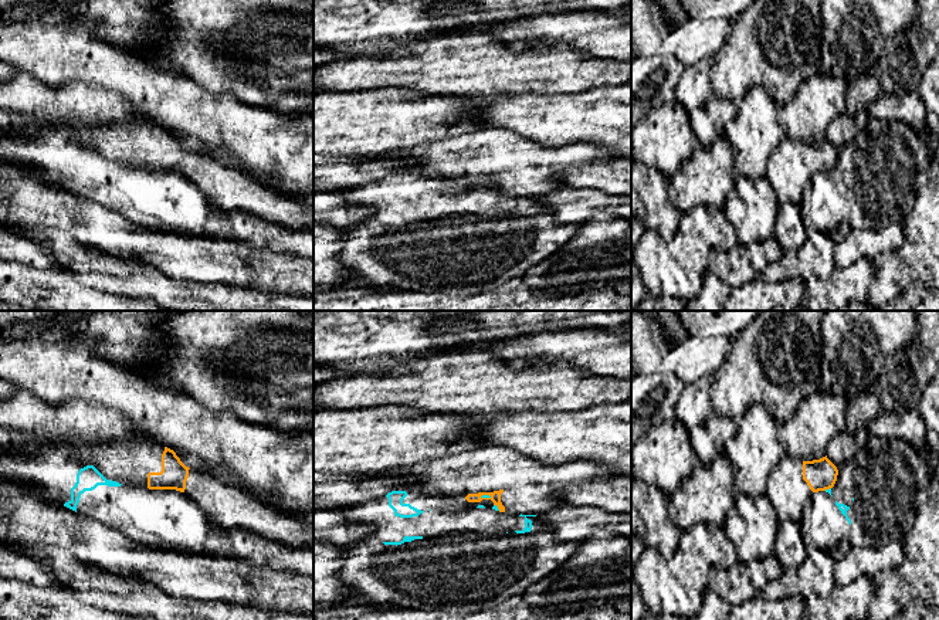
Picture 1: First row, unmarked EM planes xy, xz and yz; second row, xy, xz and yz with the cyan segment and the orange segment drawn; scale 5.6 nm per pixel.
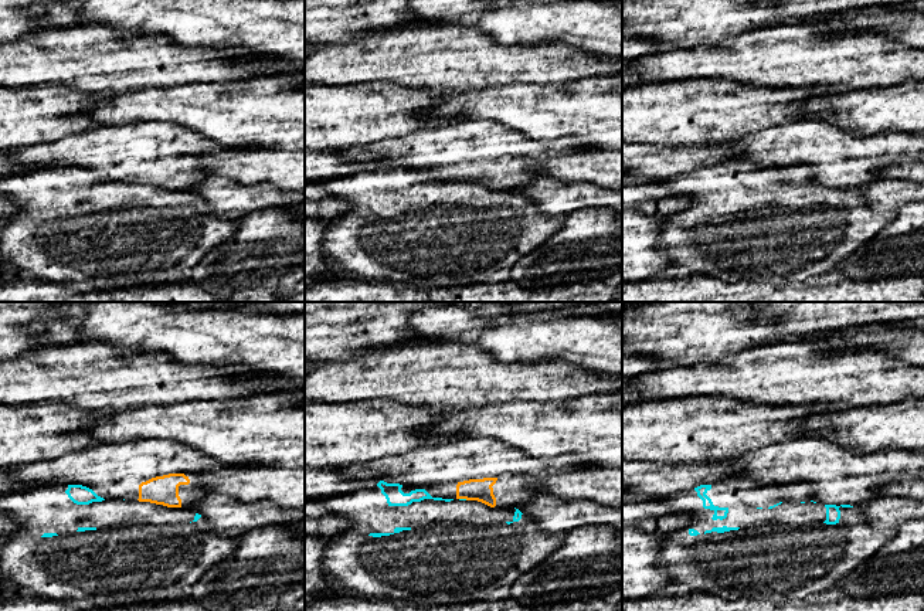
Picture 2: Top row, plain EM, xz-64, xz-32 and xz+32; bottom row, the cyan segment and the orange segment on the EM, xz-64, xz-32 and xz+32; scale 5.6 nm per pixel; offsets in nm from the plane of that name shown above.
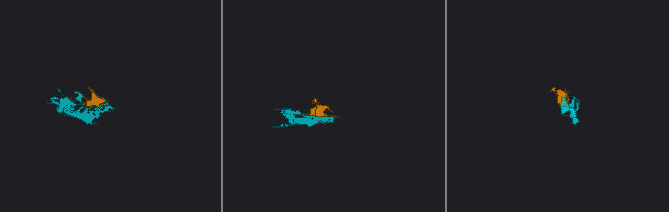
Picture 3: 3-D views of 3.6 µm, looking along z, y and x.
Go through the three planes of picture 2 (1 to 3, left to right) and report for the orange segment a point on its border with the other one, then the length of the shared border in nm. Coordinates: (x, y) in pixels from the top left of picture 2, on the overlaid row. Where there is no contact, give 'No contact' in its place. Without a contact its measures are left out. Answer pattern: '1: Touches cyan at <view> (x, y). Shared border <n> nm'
1: No contact
2: Touches cyan at xz-32 (464, 499). Shared border 50 nm
3: No contact

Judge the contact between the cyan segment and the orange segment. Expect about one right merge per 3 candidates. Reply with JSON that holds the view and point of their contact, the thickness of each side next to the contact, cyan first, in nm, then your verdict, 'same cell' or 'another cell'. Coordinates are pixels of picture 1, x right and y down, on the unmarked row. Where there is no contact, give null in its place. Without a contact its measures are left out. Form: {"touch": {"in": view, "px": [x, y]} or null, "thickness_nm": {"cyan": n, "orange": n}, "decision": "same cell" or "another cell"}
{"touch": {"in": "xz", "px": [485, 179]}, "thickness_nm": {"cyan": 20, "orange": 60}, "decision": "another cell"}

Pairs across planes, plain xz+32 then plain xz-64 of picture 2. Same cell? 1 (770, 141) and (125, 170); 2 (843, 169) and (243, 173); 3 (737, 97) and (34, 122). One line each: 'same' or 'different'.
1: same
2: different
3: same

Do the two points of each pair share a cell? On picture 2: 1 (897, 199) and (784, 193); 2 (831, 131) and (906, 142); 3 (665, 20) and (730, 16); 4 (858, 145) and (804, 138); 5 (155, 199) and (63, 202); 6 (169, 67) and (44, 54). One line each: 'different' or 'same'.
1: different
2: same
3: same
4: same
5: same
6: same

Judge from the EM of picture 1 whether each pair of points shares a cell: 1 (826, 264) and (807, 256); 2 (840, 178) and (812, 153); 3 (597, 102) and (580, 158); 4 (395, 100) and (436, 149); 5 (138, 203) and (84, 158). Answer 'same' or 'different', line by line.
1: same
2: different
3: different
4: different
5: same

